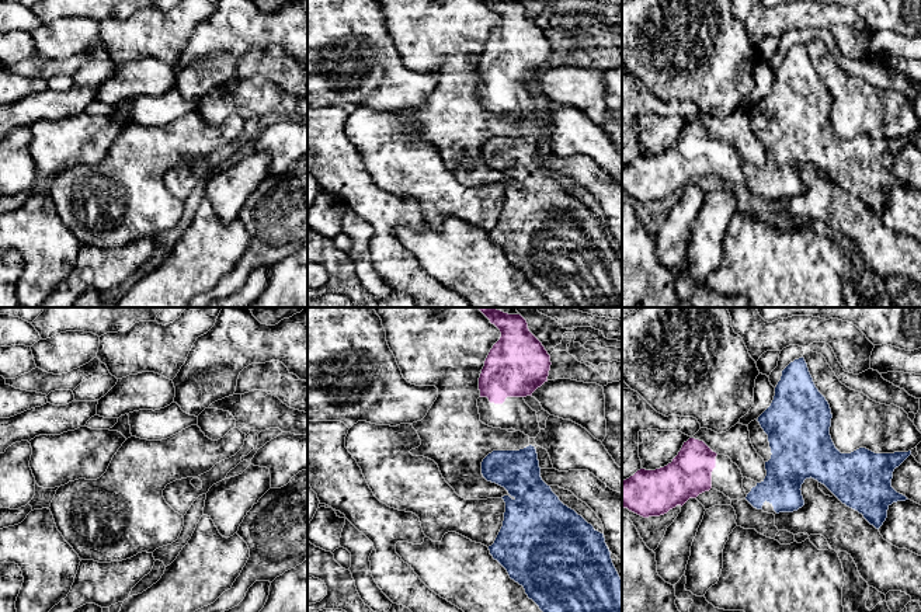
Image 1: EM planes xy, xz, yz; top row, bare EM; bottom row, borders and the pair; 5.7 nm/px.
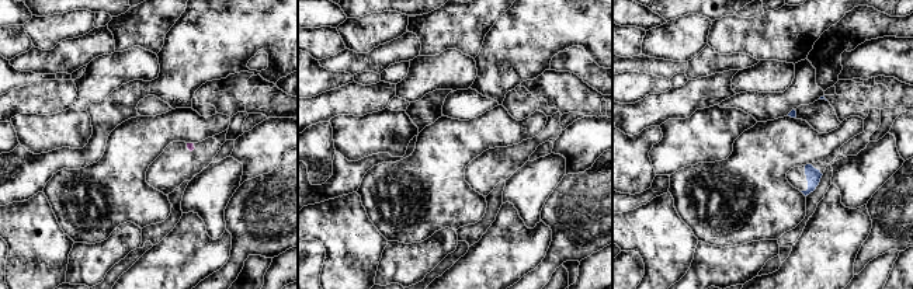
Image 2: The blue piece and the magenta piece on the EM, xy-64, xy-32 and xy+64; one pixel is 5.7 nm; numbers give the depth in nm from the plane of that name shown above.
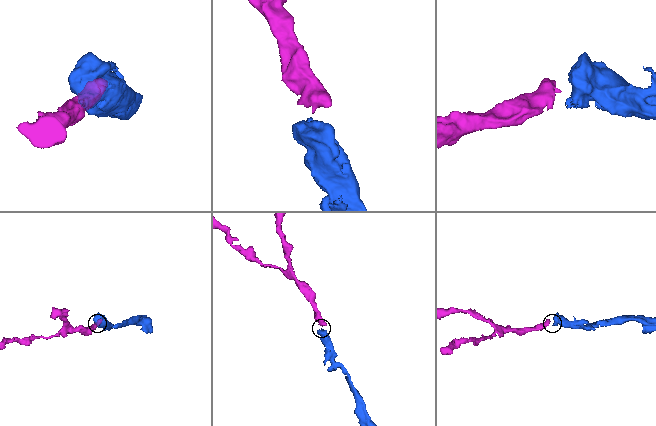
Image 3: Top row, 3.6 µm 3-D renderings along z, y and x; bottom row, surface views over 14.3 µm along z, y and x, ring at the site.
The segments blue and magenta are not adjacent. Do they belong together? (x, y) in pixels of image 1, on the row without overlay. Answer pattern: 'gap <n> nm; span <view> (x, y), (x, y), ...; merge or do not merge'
gap 200 nm; span yz (746, 183), (711, 173); merge

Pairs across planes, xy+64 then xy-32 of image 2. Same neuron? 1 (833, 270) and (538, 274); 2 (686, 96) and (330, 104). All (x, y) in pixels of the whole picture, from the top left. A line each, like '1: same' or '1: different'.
1: different
2: same

